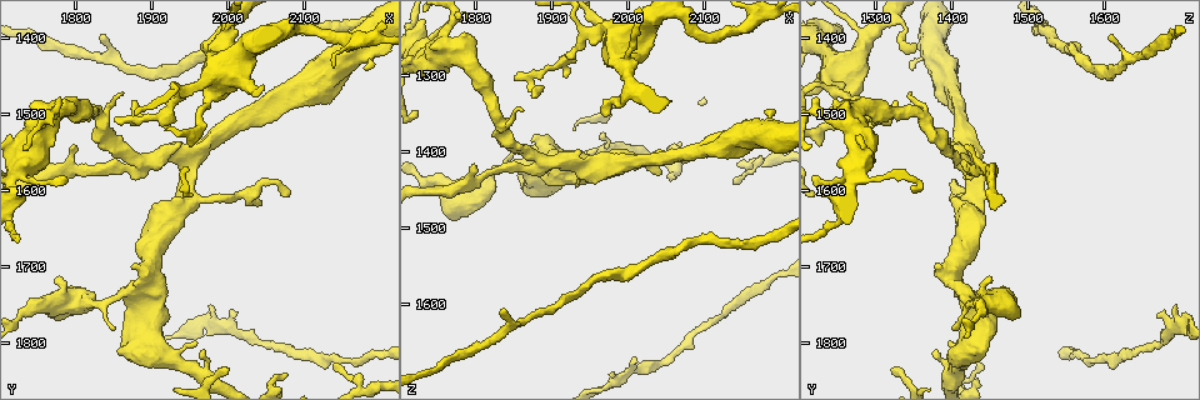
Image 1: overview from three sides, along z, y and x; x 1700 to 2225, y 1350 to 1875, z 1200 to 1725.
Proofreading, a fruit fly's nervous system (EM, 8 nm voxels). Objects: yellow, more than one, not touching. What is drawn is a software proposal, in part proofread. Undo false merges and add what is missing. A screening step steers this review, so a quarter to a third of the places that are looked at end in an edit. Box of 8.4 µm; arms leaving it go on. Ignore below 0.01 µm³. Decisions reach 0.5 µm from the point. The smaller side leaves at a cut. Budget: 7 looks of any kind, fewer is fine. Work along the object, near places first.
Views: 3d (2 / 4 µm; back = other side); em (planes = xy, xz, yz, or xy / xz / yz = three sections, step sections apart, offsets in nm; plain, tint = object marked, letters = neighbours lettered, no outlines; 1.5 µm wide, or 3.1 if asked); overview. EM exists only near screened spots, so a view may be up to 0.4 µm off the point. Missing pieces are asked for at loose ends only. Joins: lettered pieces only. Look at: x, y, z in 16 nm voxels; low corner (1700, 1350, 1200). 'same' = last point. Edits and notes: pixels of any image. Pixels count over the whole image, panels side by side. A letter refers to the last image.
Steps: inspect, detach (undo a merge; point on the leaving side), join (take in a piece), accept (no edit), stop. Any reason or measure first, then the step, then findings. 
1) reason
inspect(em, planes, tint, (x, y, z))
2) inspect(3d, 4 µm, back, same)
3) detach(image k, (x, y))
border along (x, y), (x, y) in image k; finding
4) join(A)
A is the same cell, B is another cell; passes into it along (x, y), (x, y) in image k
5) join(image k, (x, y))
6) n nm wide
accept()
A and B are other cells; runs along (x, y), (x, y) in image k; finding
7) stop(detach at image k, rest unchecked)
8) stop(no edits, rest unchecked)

inspect(3d, 4 µm, back, (2045, 1800, 1680))

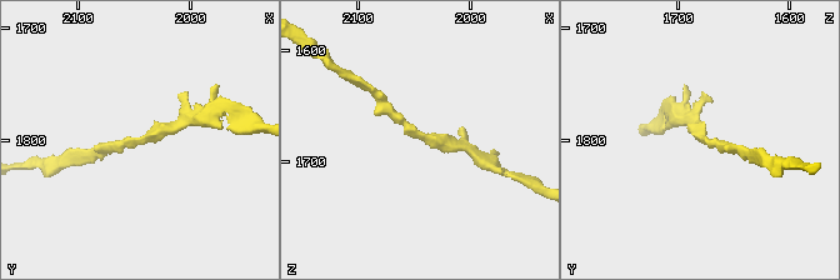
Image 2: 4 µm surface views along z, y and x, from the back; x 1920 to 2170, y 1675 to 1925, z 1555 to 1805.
inspect(em, planes, letters, (2042, 1802, 1676))

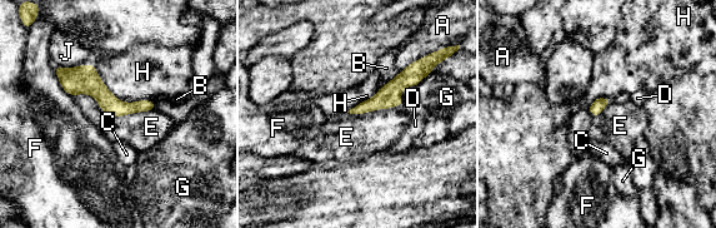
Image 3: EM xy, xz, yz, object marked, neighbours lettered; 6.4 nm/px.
accept()
A, B, C, D, E, F, G, H and J are other cells; all the same neuron

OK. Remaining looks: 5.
a narrow waist
inspect(3d, 2 µm, (2195, 1810, 1565))

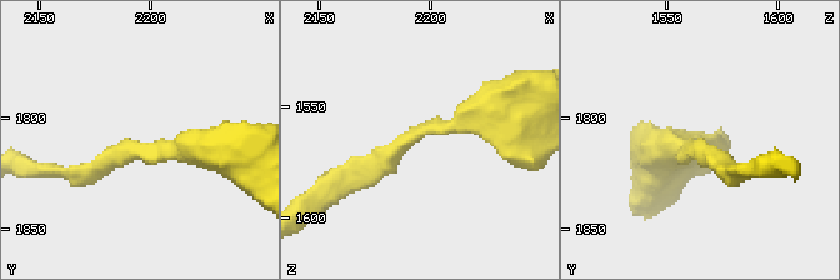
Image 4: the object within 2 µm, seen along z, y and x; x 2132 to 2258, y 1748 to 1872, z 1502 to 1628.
shape alone is not enough
inspect(em, planes, letters, (2193, 1814, 1562))

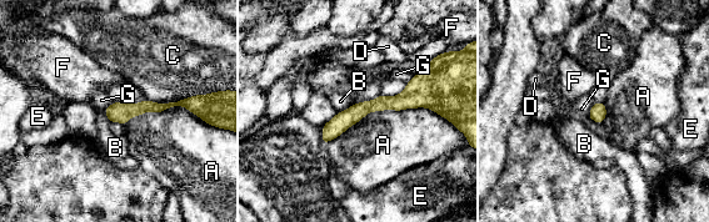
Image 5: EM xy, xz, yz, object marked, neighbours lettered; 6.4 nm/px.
A touches over 800 nm
accept()
A, B, C, D, E, F and G are other cells; border along (382, 94), (351, 105) in image 5; all the same neuron

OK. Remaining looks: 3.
thin end
inspect(em, xz, step 8, tint, (2135, 1830, 1435))

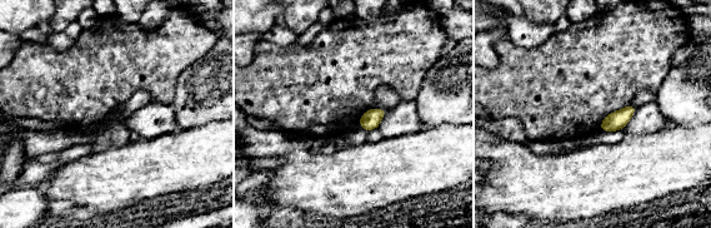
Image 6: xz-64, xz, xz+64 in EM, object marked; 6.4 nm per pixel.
inspect(em, planes, letters, same)

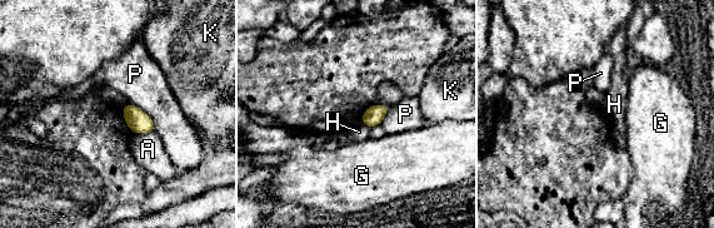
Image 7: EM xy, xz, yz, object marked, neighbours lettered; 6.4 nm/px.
P touches over 260 nm
accept()
A, G, H, K and P are other cells; border along (362, 119), (370, 128) in image 7; no lettered piece goes on from it

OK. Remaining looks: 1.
stop(no edits, rest unchecked)

